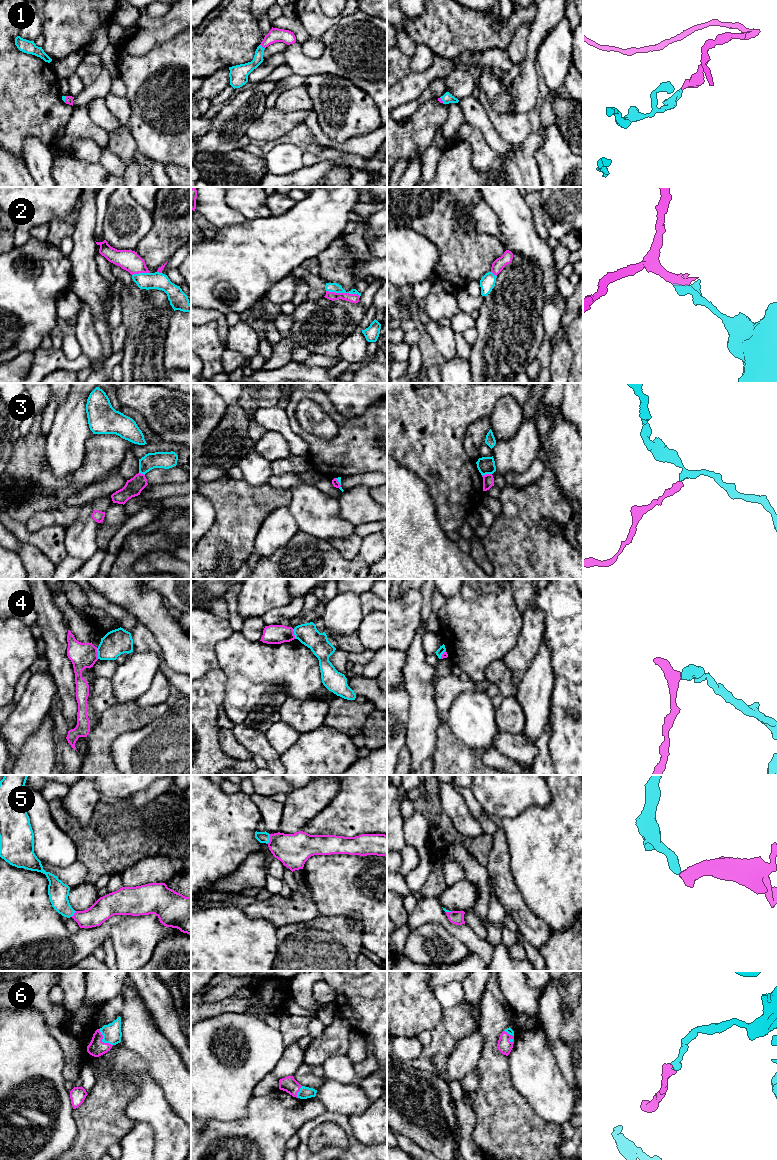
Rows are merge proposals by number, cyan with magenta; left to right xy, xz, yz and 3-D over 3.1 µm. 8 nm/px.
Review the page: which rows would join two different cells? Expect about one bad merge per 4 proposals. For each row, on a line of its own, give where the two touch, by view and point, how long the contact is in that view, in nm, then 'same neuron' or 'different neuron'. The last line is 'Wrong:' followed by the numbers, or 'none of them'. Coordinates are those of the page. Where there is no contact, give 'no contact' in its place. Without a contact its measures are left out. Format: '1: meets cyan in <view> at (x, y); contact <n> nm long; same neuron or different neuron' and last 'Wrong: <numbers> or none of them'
1: meets cyan in xz at (261, 46); contact 50 nm long; same neuron
2: meets cyan in xz at (343, 292); contact 280 nm long; different neuron
3: meets cyan in yz at (486, 473); contact 80 nm long; different neuron
4: meets cyan in xy at (98, 653); contact 90 nm long; different neuron
5: meets cyan in xz at (269, 839); contact 80 nm long; same neuron
6: meets cyan in xy at (102, 1040); contact 180 nm long; same neuron
Wrong: 2, 3, 4

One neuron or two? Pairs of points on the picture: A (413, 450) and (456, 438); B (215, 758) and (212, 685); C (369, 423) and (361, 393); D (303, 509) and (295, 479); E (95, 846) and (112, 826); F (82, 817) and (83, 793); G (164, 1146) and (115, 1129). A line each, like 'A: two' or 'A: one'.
A: one
B: one
C: two
D: two
E: one
F: one
G: two

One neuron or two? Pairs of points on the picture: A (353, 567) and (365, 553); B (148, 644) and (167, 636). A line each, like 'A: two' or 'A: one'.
A: two
B: two

